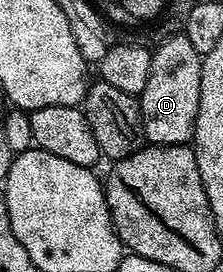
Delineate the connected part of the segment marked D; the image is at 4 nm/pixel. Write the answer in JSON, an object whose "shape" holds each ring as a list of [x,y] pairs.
{"shape":[[[182,33],[169,37],[152,51],[152,72],[146,81],[146,89],[138,96],[144,137],[149,144],[169,147],[187,144],[192,137],[198,117],[198,97],[202,85],[202,56],[190,45]]]}

